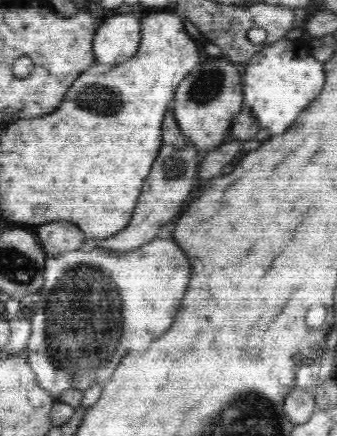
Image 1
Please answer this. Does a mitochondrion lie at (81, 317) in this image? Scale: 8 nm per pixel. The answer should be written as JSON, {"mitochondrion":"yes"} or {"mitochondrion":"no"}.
{"mitochondrion":"yes"}

